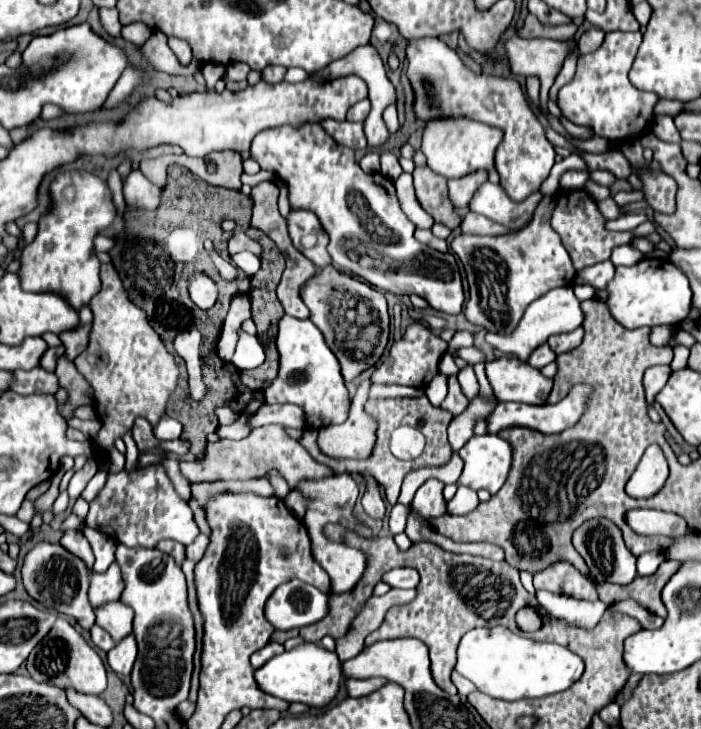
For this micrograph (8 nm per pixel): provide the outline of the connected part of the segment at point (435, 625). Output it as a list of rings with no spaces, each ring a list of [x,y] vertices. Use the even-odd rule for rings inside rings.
[[[339,525],[325,527],[325,531],[331,539],[335,541],[343,539],[343,543],[351,547],[363,547],[363,551],[371,555],[367,575],[363,575],[355,591],[349,591],[347,595],[331,593],[331,615],[327,615],[327,619],[321,619],[319,623],[311,627],[275,631],[271,639],[277,643],[285,643],[289,637],[303,637],[309,643],[317,643],[325,635],[331,635],[333,639],[345,637],[353,619],[365,607],[367,599],[371,597],[381,577],[395,567],[415,567],[421,575],[421,581],[417,587],[417,599],[415,603],[411,603],[411,607],[407,605],[403,609],[411,609],[411,631],[417,631],[417,635],[413,633],[413,637],[421,639],[429,647],[431,673],[435,683],[449,695],[455,695],[456,687],[451,683],[451,671],[453,671],[453,665],[457,663],[457,645],[461,641],[461,635],[475,627],[495,627],[495,625],[503,625],[515,631],[517,635],[521,635],[521,629],[515,623],[515,613],[521,607],[535,607],[535,597],[523,589],[519,577],[513,577],[511,571],[503,563],[495,563],[485,557],[449,553],[433,543],[417,543],[409,551],[399,551],[392,536],[373,537],[371,543],[367,543],[365,539],[359,539],[351,531],[343,531],[343,527]]]

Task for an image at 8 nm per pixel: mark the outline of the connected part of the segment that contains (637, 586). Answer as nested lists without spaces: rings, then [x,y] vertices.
[[[663,561],[651,577],[635,577],[627,587],[611,587],[611,605],[625,599],[633,599],[649,613],[665,619],[667,611],[663,607],[659,591],[663,589],[663,583],[667,583],[667,579],[677,571],[677,567],[677,561]]]

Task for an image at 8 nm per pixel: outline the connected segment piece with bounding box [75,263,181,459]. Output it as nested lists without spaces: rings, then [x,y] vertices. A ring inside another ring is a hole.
[[[111,263],[101,265],[101,291],[89,301],[93,309],[91,343],[85,353],[75,359],[77,371],[91,383],[95,409],[101,417],[101,429],[93,439],[95,453],[103,459],[117,439],[133,427],[137,417],[145,417],[157,425],[165,415],[167,401],[175,393],[181,369],[175,355],[171,355],[159,335],[149,325],[147,317],[135,307],[123,289],[123,283]]]

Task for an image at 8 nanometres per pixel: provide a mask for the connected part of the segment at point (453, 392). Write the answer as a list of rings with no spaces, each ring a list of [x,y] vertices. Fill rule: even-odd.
[[[452,375],[448,377],[448,394],[441,405],[441,408],[453,413],[453,416],[461,414],[469,405],[468,399],[462,393],[457,376]]]

